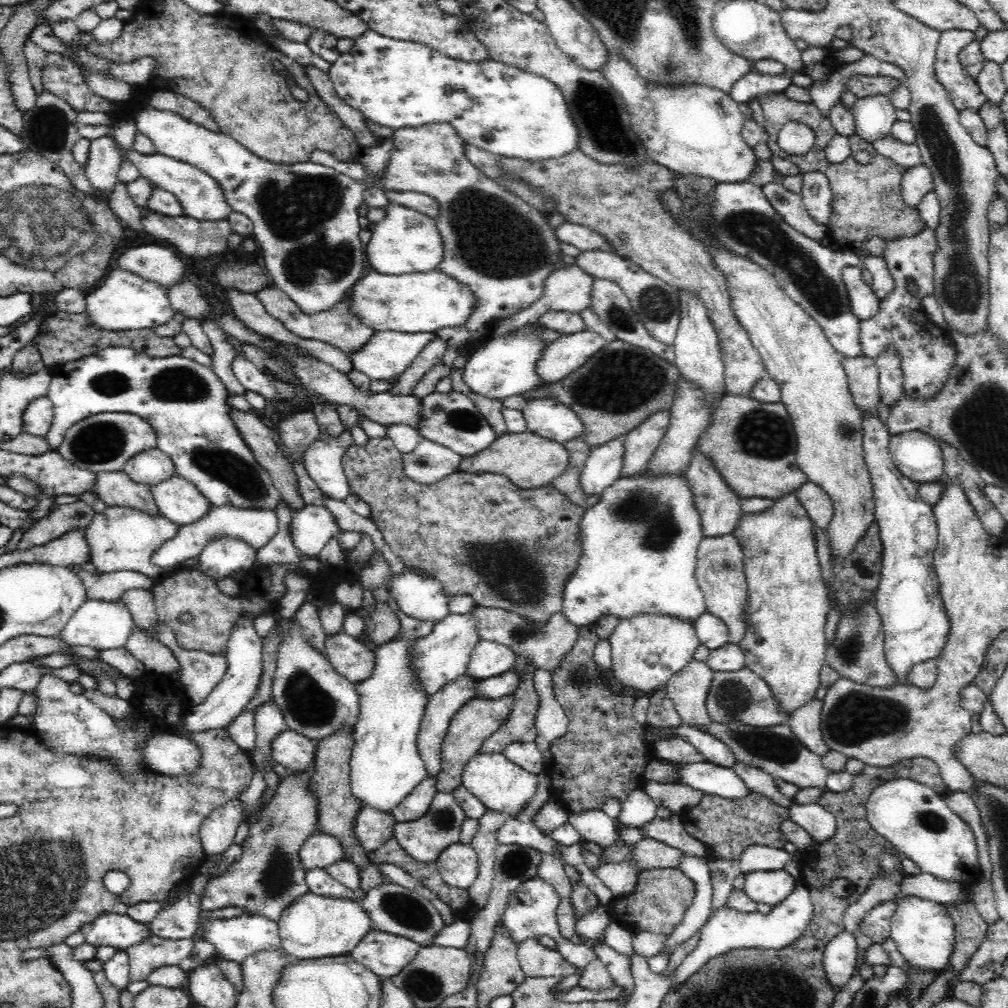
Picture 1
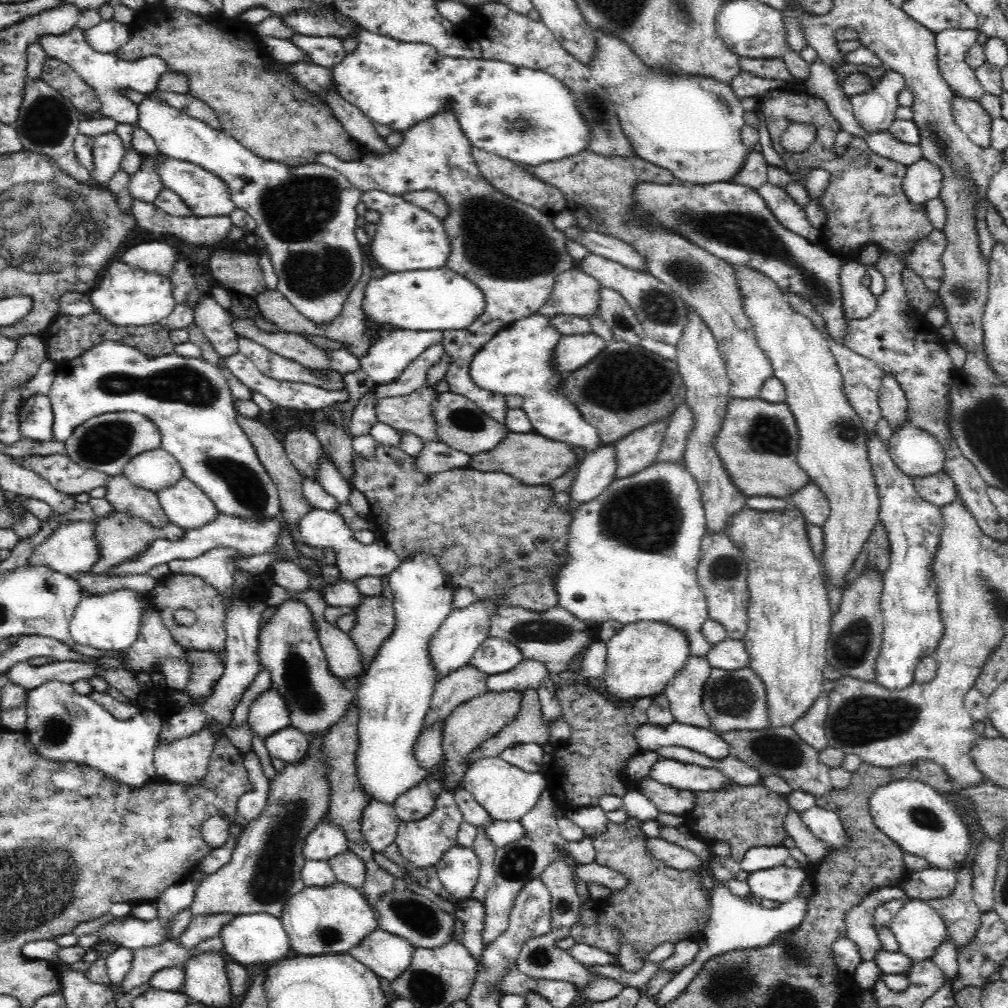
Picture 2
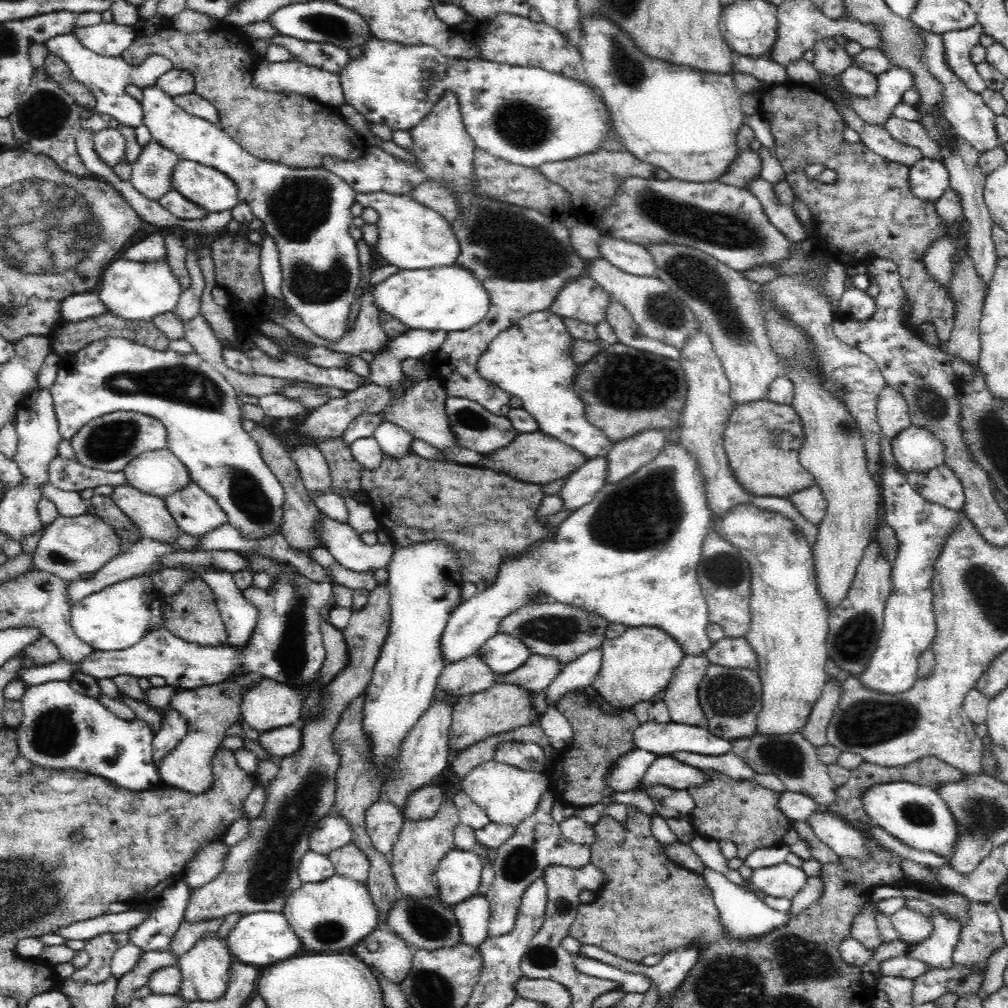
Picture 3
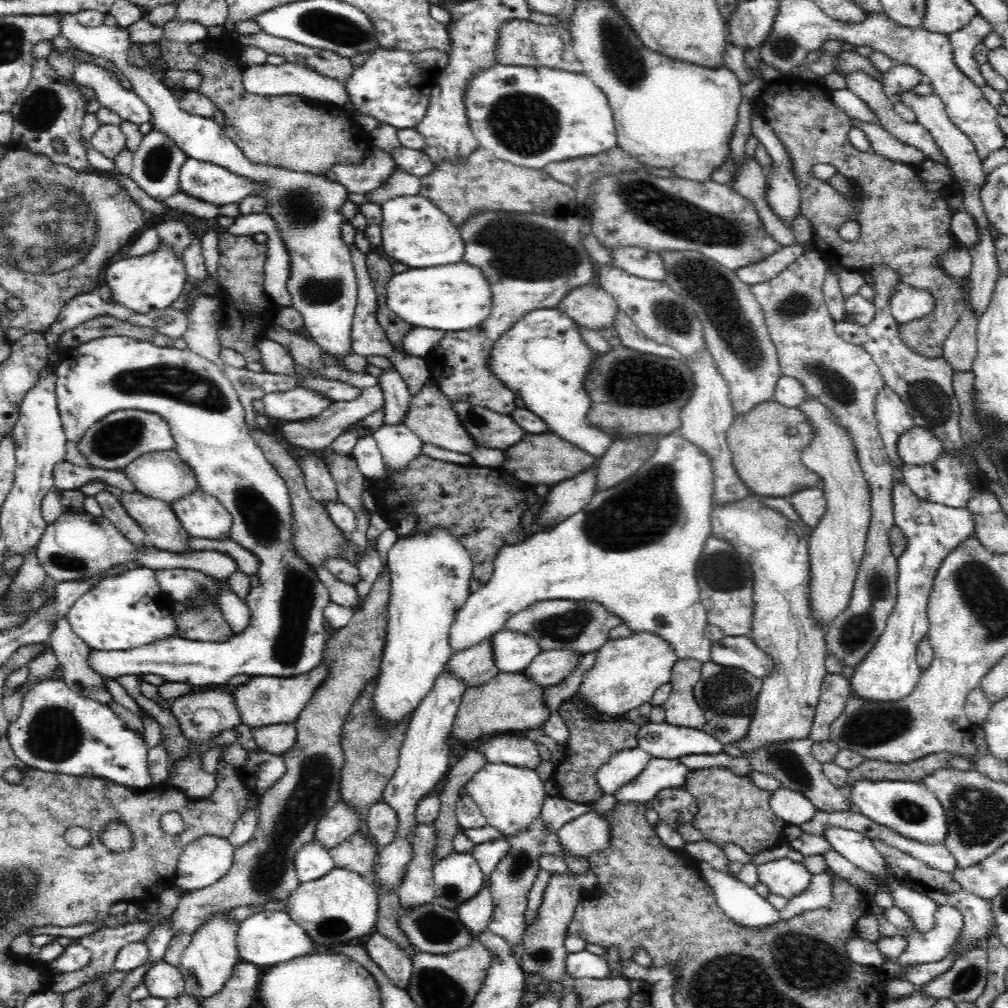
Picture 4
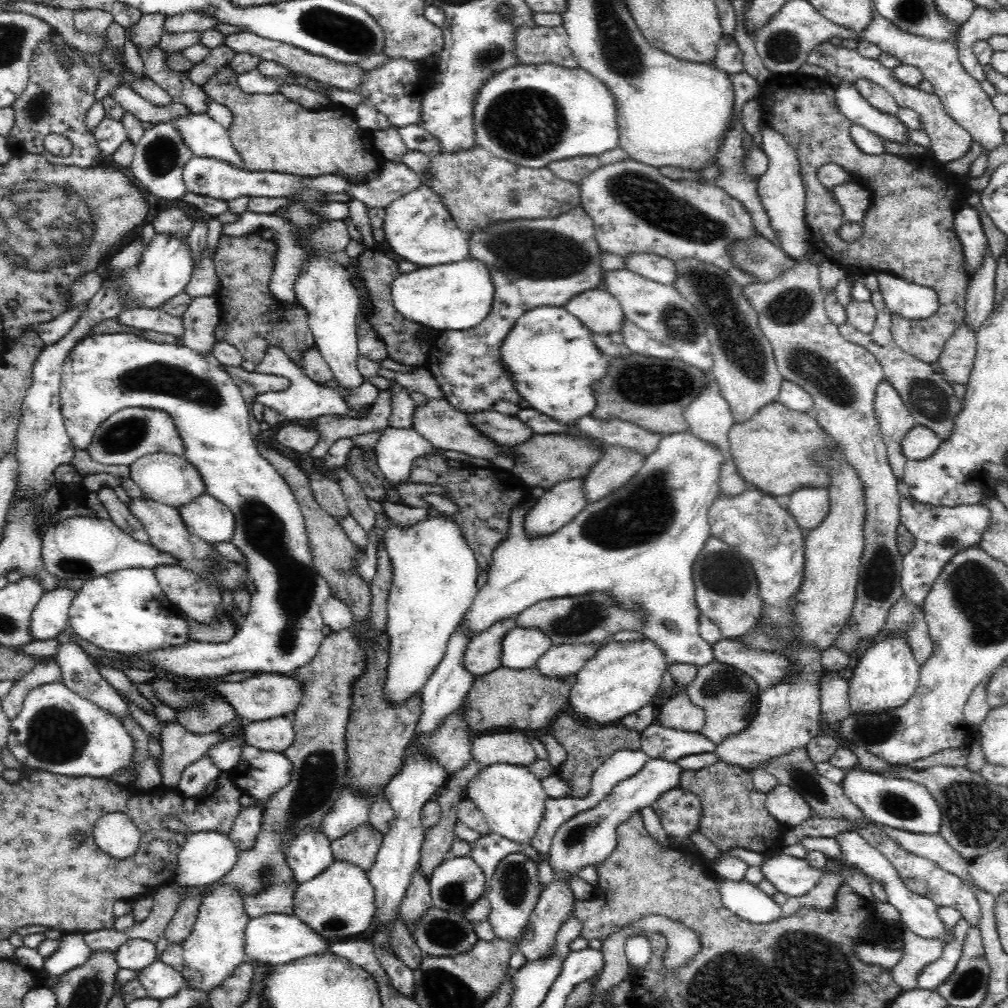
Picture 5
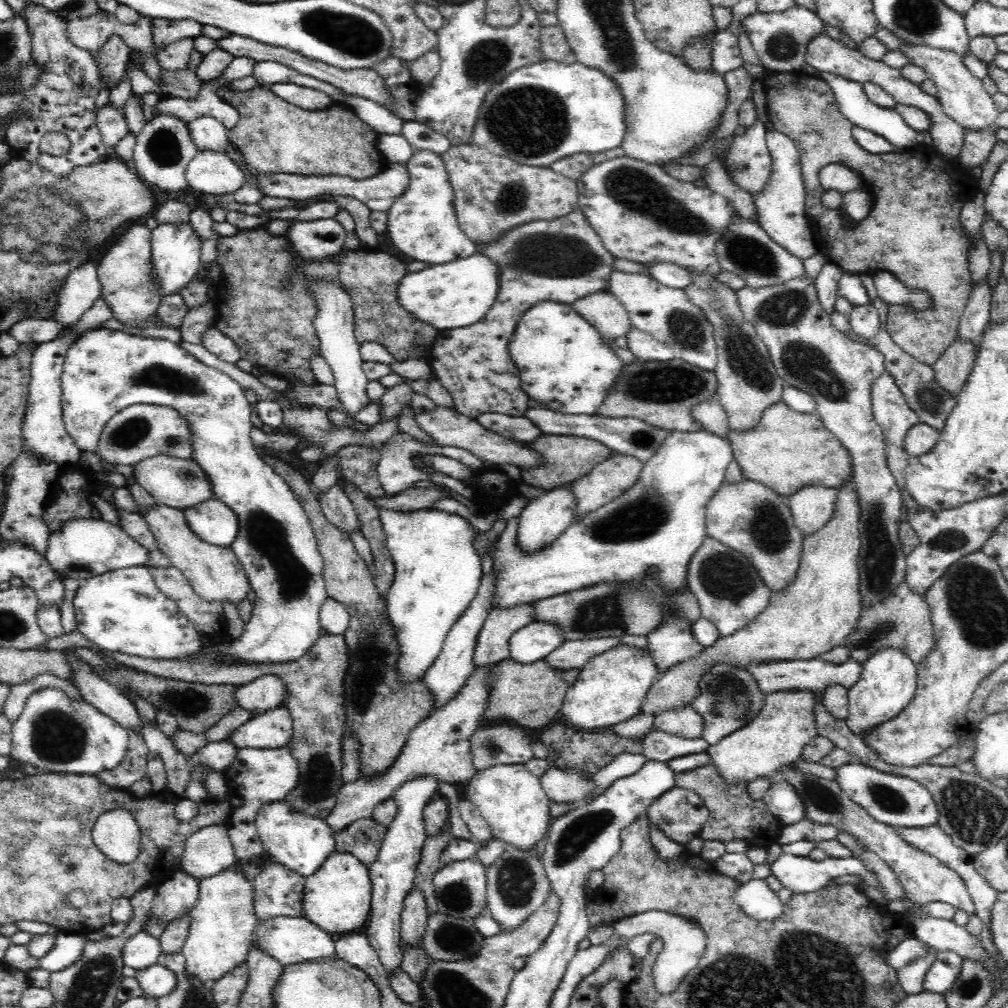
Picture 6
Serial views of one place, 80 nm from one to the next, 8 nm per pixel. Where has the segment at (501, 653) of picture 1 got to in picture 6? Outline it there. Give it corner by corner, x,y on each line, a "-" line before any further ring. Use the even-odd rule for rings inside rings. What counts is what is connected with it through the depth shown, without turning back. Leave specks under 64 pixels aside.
534,621
519,628
510,637
510,660
522,665
531,664
545,659
564,642
568,640
565,640
565,634
559,626

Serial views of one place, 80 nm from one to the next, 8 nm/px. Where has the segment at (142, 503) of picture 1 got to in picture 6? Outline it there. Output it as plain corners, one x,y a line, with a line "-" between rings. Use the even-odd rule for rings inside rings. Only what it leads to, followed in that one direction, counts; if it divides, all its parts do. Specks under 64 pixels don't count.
158,505
153,509
144,508
144,511
140,513
146,519
151,534
155,536
155,543
159,550
170,559
171,566
176,567
190,581
192,591
200,599
206,602
220,602
222,606
232,603
236,608
246,599
251,584
243,564
231,547
208,544
205,540
198,538
188,526
183,509

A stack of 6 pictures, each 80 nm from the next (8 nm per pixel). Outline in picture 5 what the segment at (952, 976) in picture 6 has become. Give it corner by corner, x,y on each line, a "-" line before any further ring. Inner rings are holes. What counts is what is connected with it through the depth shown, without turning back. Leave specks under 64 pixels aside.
963,916
958,918
958,922
953,928
954,933
956,933
956,940
952,944
945,944
940,958
928,964
920,972
918,989
937,990
940,985
943,985
950,978
962,956
963,943
970,927

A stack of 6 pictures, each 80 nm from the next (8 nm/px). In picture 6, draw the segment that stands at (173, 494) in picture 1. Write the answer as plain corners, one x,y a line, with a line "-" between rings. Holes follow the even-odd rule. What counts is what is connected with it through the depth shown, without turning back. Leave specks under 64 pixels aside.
216,498
183,509
183,515
191,531
208,544
230,547
238,534
237,514

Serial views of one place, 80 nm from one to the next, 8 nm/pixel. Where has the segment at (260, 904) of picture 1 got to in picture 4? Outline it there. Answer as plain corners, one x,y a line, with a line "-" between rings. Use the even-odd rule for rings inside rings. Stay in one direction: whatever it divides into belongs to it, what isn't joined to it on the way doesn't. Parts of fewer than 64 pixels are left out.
386,563
382,564
378,578
351,621
344,628
331,630
327,636
320,664
327,668
327,676
294,723
297,740
282,756
286,772
262,796
256,807
259,821
254,834
246,844
234,849
233,863
226,876
206,888
185,892
180,899
170,919
174,936
192,935
206,916
214,912
284,900
300,886
294,854
314,838
318,821
341,798
341,770
345,763
342,728
360,692
379,674
387,635
390,589
391,576

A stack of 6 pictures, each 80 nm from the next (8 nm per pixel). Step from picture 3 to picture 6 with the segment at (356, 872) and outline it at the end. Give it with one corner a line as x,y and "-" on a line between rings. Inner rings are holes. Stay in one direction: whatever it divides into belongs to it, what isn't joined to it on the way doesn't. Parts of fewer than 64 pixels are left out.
370,818
354,820
354,823
335,833
335,850
349,852
362,864
372,864
377,858
387,827

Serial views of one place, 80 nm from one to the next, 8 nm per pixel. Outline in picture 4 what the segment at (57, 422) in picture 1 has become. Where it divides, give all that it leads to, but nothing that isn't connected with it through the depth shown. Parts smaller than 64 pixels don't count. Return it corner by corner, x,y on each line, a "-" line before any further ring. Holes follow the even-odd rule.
103,336
94,338
76,346
76,348
65,350
62,358
60,358
59,365
56,366
57,379
55,380
55,394
57,395
57,403
59,408
59,415
63,424
63,431
65,432
68,441
78,444
85,432
96,422
102,420
102,417
108,416
113,412
119,410
137,409
144,412
152,412
158,414
168,423
171,435
174,437
175,451
182,458
182,461
194,471
195,478
197,478
199,488
206,494
215,496
216,499
226,507
226,510
231,514
233,523
231,524
229,538
236,541
238,545
250,551
256,559
258,559
258,576
259,584
256,588
251,589
247,595
245,603
250,609
250,618
248,618
248,626
244,632
234,635
230,640
218,641
217,643
207,643
193,640
186,640
182,637
164,637
163,639
154,640
151,643
140,645
138,648
128,649
126,652
112,651
104,652
91,649
88,665
94,673
103,676
105,679
116,679
122,676
141,676
146,674
154,674
162,676
164,682
184,682
190,685
205,686
205,685
224,685
227,684
236,675
246,675
248,677
254,676
280,676
281,678
289,678
290,676
298,676
309,672
312,668
316,668
323,660
323,651
325,648
329,628
324,620
323,610
331,601
331,596
326,585
317,577
314,569
305,561
299,554
299,551
293,546
293,510
291,510
291,500
288,487
285,485
283,478
276,472
276,469
268,463
264,457
262,449
254,442
251,437
247,421
245,420
245,408
241,403
239,394
234,388
232,381
214,364
206,360
203,356
192,352
188,348
178,349
172,346
156,346
144,340
138,340
130,336

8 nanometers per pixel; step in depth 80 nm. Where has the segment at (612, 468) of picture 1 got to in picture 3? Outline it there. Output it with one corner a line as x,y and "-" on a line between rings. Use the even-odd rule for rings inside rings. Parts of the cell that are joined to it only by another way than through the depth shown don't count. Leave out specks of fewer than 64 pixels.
598,456
588,459
574,474
565,479
558,495
563,504
560,510
578,510
588,504
605,484
607,459

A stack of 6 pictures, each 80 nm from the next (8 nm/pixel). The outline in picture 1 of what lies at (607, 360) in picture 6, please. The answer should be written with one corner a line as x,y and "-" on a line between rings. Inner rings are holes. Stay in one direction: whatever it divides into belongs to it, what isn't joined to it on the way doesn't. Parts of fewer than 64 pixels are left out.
537,321
506,332
496,338
491,337
482,348
476,349
463,366
463,382
476,395
491,399
508,398
515,394
524,396
525,392
539,389
548,384
537,375
536,363
542,356
543,350
550,344
541,338
544,325
-
532,398
522,408
527,430
554,442
583,438
583,422
556,399

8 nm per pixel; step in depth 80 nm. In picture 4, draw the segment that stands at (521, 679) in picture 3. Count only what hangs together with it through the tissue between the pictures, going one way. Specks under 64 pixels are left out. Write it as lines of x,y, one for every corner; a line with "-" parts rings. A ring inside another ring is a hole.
567,648
542,651
524,672
540,687
552,687
560,684
562,680
566,680
572,672
576,672
580,666
580,660
584,656
586,653
568,651

